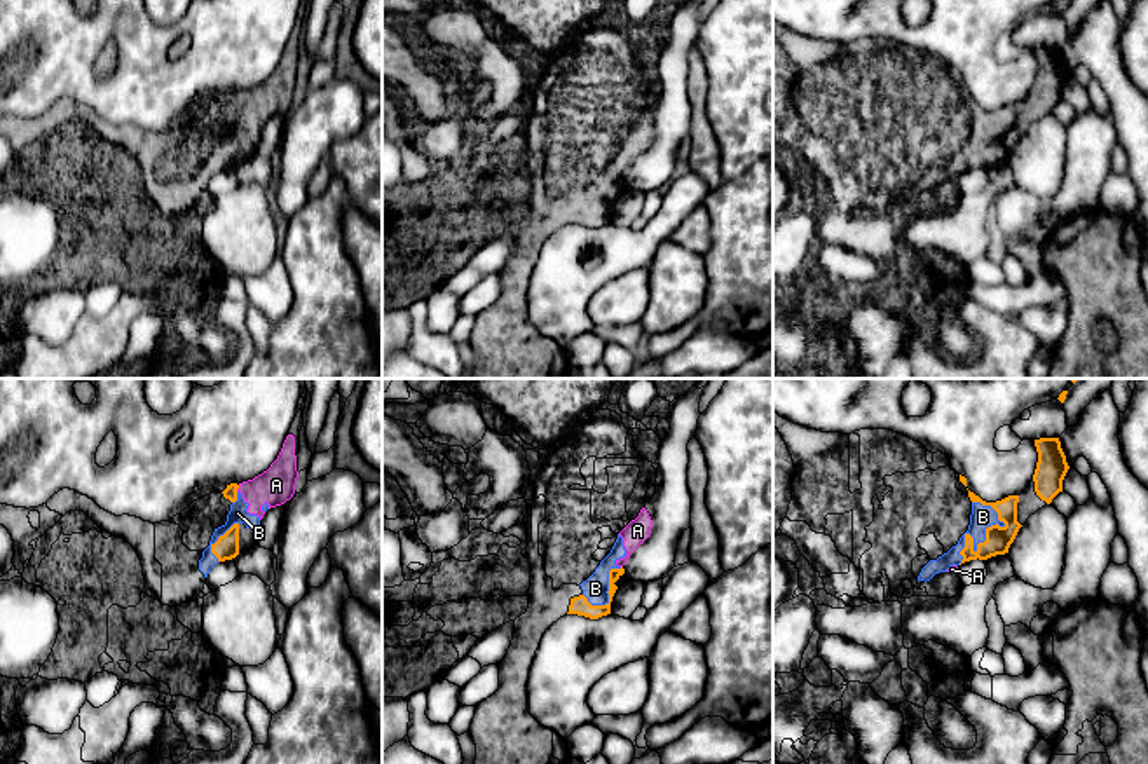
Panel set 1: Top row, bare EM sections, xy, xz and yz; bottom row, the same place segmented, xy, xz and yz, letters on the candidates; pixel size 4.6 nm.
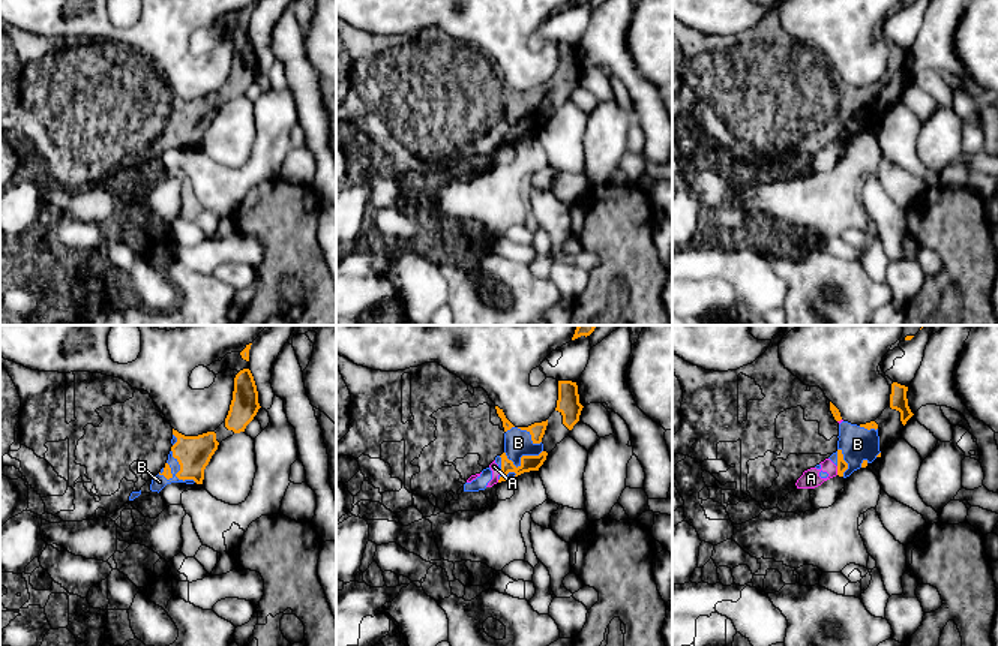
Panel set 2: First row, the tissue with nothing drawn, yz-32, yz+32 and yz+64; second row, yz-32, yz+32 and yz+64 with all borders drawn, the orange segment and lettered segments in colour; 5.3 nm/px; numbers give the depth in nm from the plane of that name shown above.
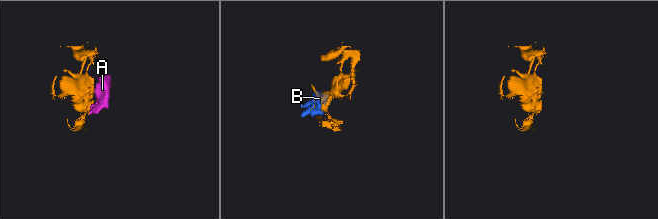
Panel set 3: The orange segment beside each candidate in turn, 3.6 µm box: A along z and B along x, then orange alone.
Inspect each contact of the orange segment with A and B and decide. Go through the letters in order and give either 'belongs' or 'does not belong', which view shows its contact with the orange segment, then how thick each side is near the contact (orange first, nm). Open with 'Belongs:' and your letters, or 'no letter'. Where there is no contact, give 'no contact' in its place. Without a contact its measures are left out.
Belongs: A, B
A: belongs; meets orange in xy; 60 nm thick on the orange side, 170 nm on the other
B: belongs; meets orange in yz; 120 nm thick on the orange side, 110 nm on the other

